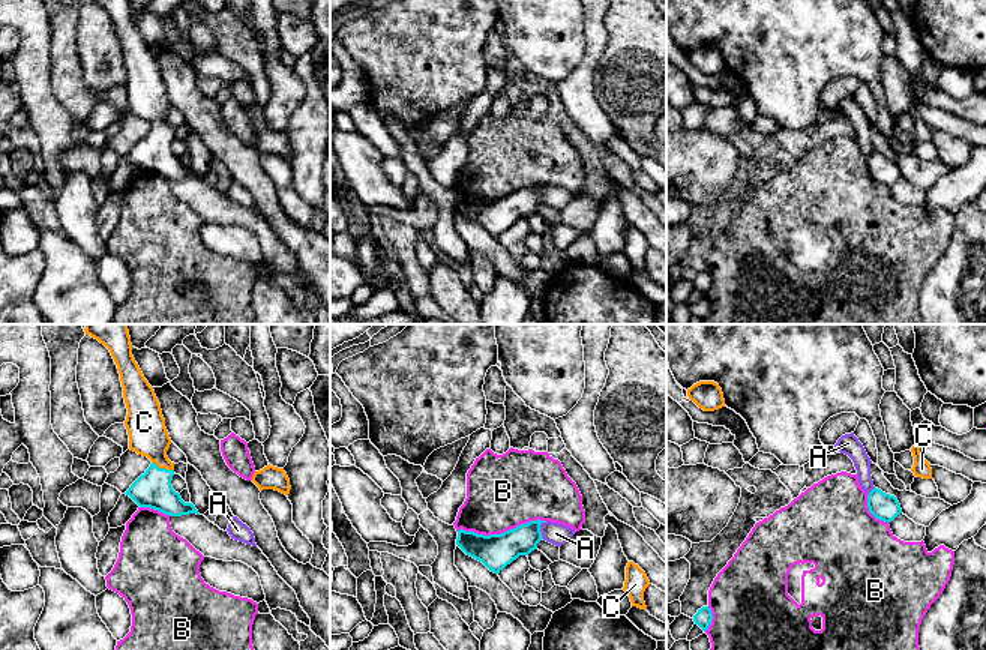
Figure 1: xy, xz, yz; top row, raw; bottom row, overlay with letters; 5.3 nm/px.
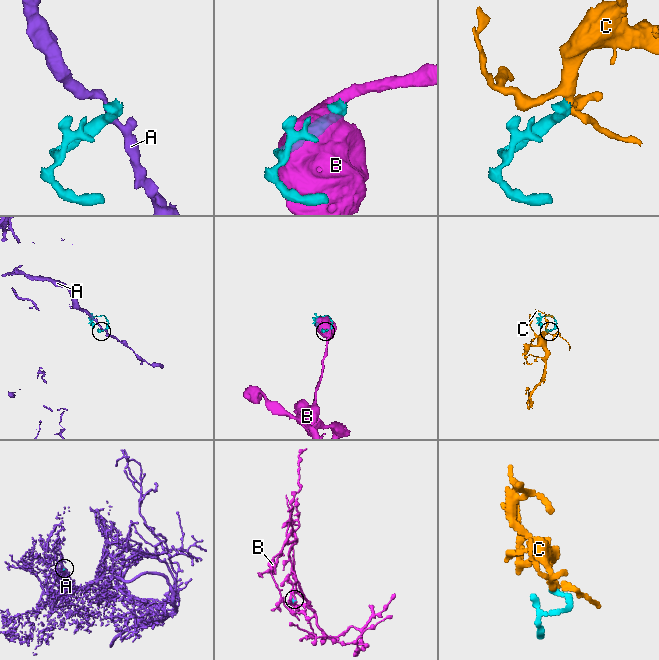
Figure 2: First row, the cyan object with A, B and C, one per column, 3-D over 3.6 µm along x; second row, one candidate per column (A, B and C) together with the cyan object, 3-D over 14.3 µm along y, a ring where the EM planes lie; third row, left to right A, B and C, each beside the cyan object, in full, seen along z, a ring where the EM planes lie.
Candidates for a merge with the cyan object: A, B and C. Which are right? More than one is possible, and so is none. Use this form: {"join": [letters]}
{"join": ["C"]}

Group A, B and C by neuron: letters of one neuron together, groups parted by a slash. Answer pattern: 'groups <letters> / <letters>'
groups A / B / C

